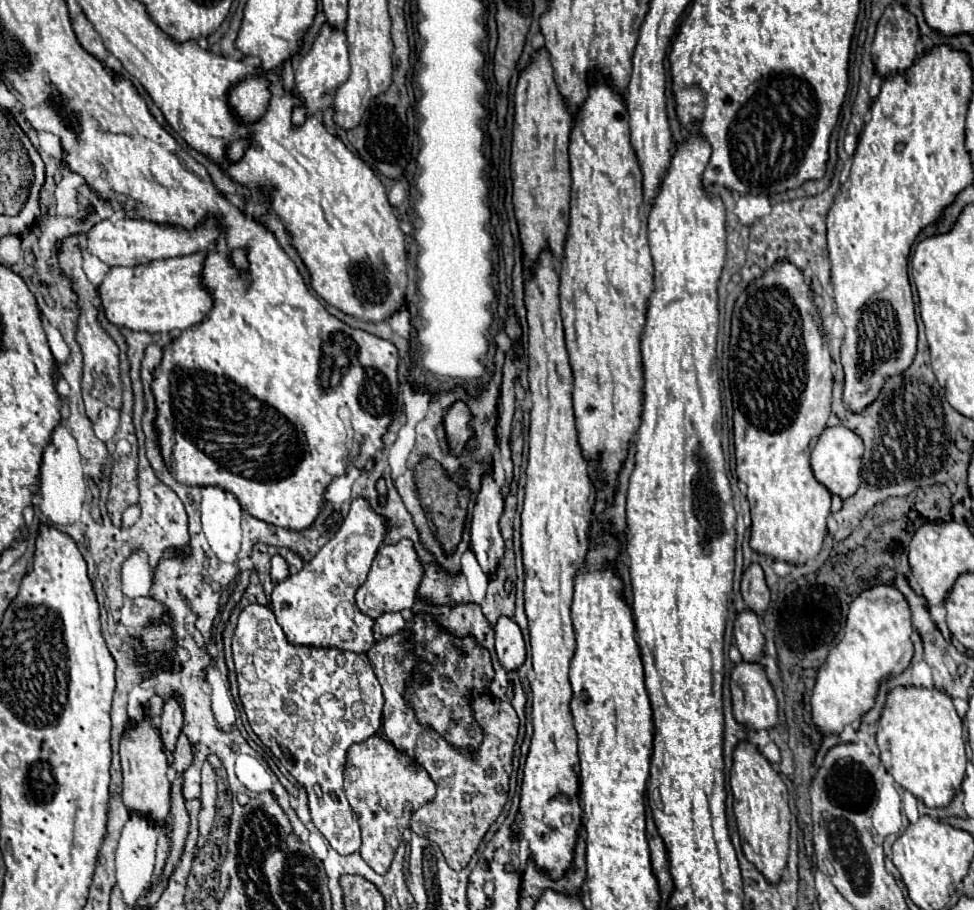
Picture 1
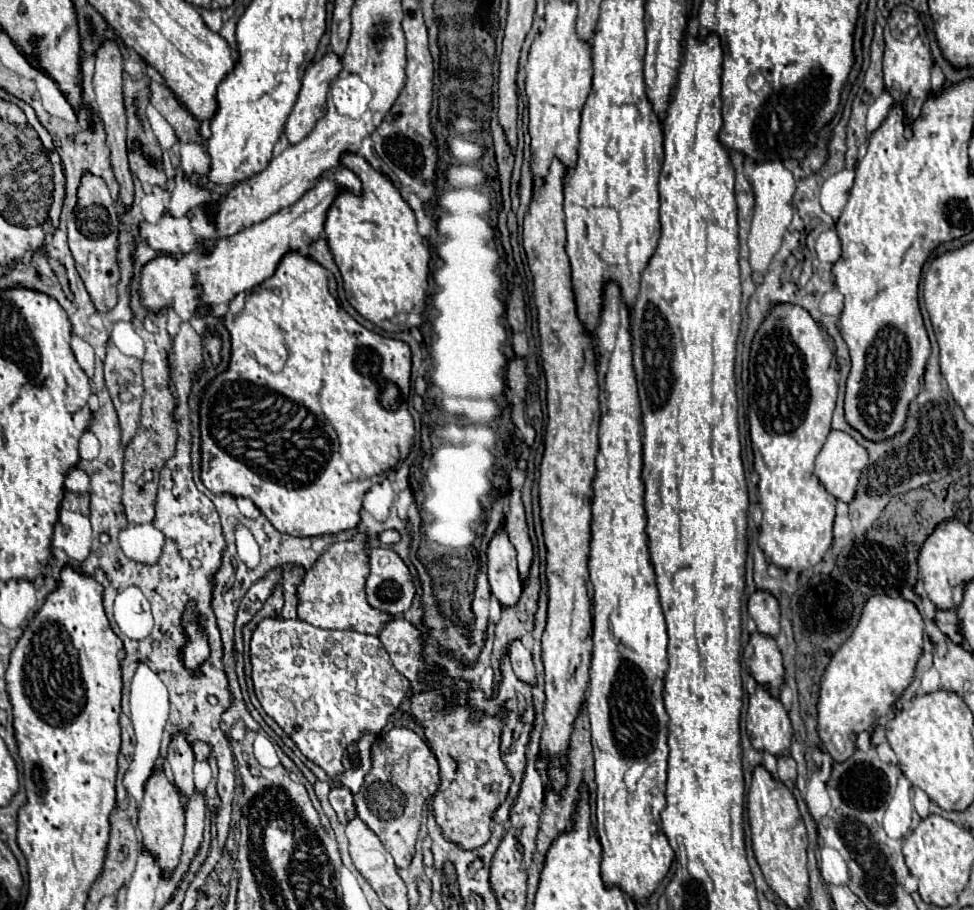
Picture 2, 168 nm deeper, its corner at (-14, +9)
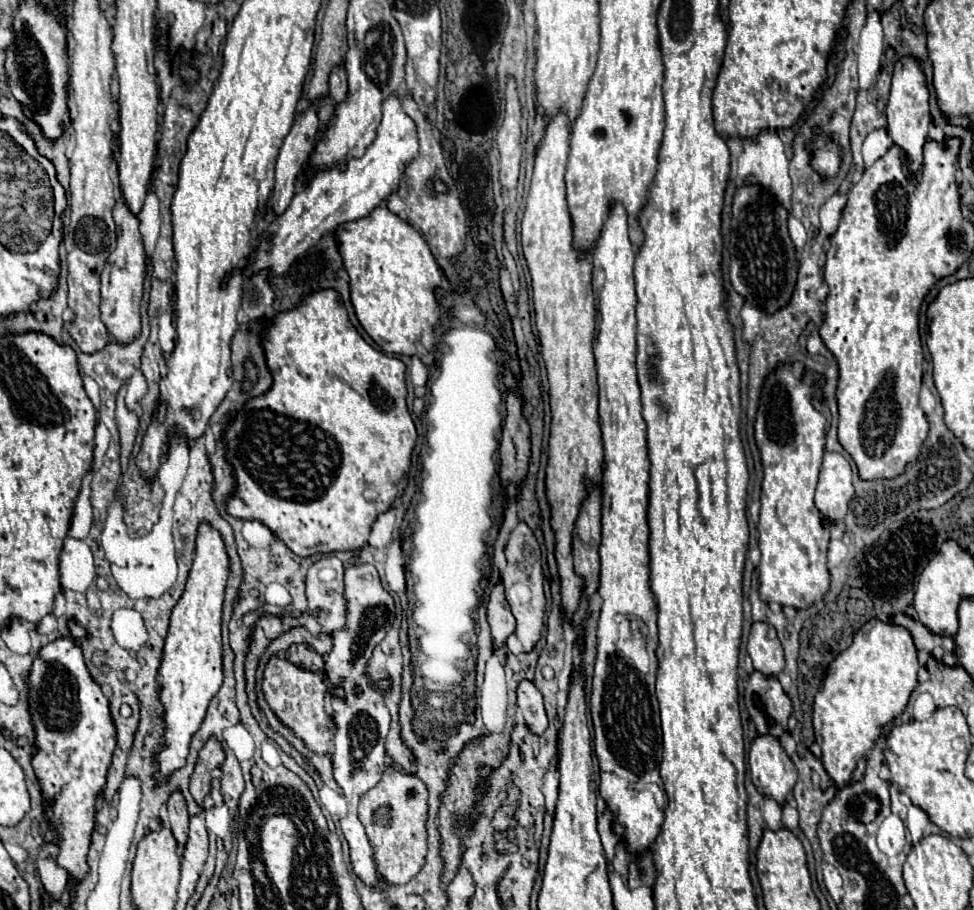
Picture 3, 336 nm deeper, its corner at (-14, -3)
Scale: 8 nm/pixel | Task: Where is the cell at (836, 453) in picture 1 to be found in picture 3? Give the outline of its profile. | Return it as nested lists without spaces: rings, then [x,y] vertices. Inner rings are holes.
[[[825,452],[815,492],[815,506],[821,514],[837,522],[845,518],[853,494],[855,490],[849,462],[839,452]]]

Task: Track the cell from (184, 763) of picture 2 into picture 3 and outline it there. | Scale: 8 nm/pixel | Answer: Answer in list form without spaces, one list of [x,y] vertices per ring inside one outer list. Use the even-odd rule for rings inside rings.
[[[173,790],[167,802],[169,810],[169,826],[173,830],[173,836],[177,838],[179,846],[187,842],[187,828],[189,828],[189,812],[187,812],[187,802],[181,790]]]

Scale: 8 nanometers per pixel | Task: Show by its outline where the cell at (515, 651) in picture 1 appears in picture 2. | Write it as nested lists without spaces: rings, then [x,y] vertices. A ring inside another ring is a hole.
[[[515,640],[509,646],[509,660],[511,660],[513,672],[515,672],[515,676],[519,680],[523,680],[529,686],[535,686],[537,684],[535,666],[533,666],[533,660],[531,660],[531,652],[519,640]]]

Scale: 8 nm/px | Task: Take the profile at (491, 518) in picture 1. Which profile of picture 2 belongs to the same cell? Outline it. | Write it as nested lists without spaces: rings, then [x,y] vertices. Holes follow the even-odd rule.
[[[501,528],[487,548],[489,558],[489,588],[501,606],[515,606],[523,592],[523,584],[517,572],[515,548],[507,540],[507,532]]]

